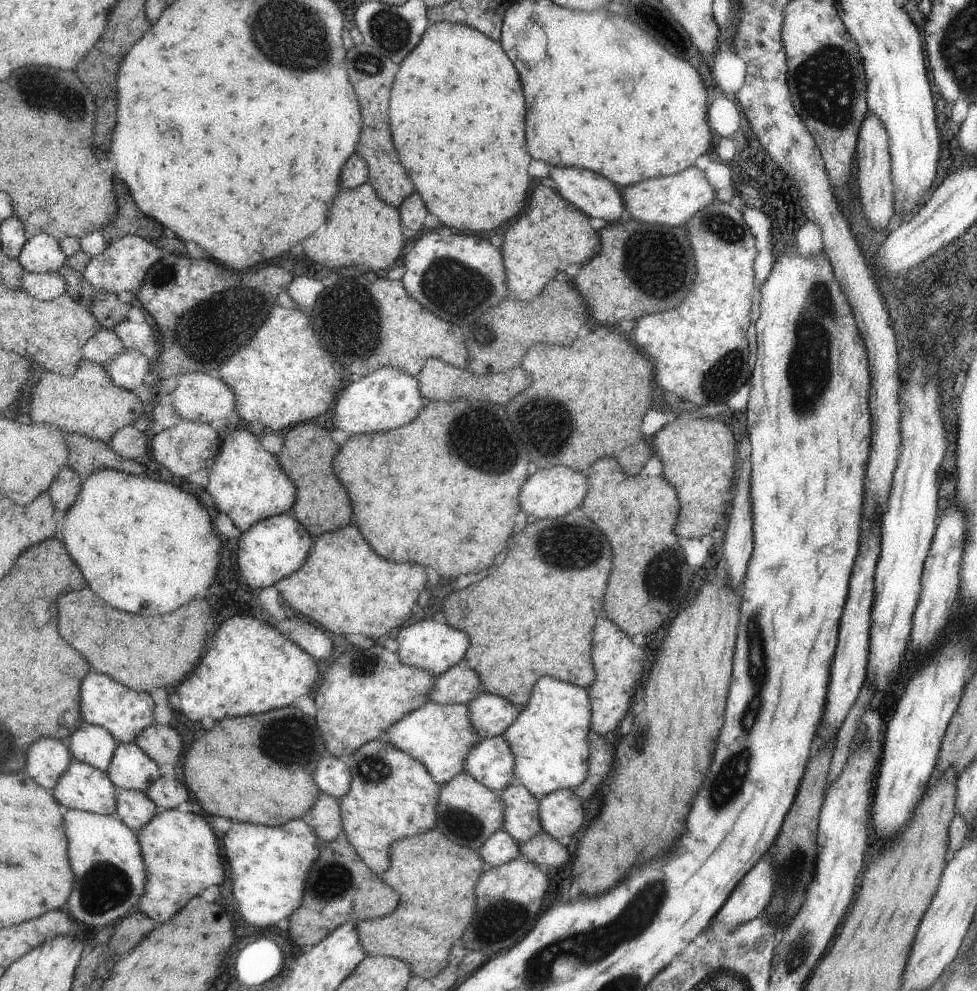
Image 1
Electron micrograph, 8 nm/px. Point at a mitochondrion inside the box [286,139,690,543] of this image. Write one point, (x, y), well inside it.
(453, 282)

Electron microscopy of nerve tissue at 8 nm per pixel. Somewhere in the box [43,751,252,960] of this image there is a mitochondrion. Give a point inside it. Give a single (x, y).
(105, 887)

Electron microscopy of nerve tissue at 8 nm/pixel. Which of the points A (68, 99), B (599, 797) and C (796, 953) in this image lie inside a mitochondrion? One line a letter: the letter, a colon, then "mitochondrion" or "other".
A: other
B: other
C: mitochondrion

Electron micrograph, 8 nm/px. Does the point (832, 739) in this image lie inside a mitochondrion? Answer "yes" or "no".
no

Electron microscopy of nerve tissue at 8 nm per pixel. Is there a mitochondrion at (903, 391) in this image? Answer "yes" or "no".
no

